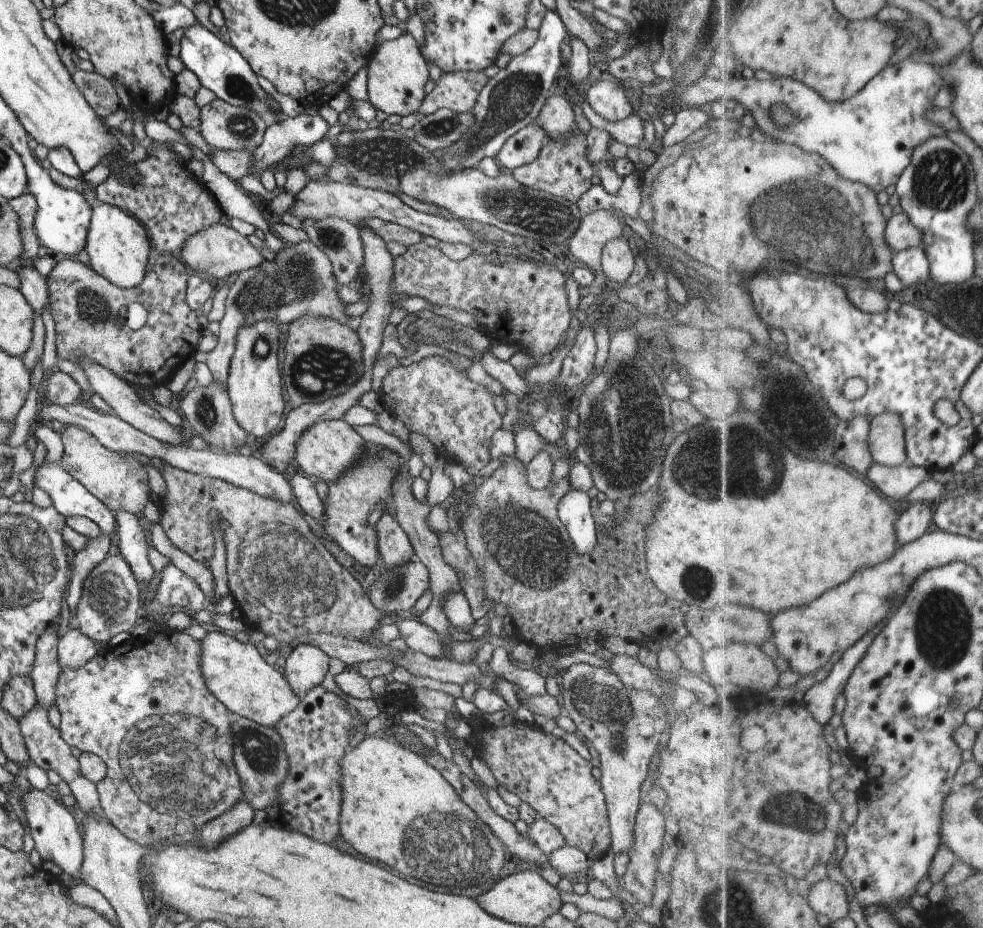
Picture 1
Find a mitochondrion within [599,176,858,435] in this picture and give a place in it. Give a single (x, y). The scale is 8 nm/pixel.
(819, 293)

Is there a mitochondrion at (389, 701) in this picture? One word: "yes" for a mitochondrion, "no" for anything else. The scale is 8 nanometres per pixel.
no

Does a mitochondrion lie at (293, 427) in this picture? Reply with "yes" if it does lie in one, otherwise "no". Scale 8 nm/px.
no

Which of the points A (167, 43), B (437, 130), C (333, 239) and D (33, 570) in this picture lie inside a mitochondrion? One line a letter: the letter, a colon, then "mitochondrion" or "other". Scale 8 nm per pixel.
A: other
B: mitochondrion
C: mitochondrion
D: mitochondrion

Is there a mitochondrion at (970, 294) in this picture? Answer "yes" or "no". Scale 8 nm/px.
no

